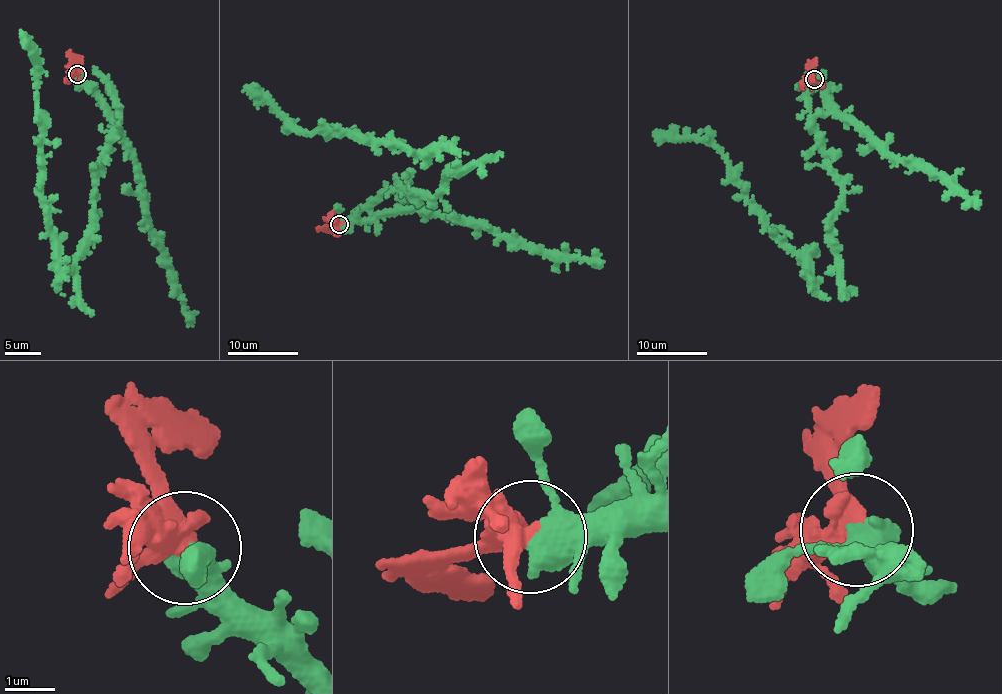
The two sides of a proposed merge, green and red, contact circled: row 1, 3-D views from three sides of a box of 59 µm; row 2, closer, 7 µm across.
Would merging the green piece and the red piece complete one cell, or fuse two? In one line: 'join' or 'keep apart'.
keep apart

